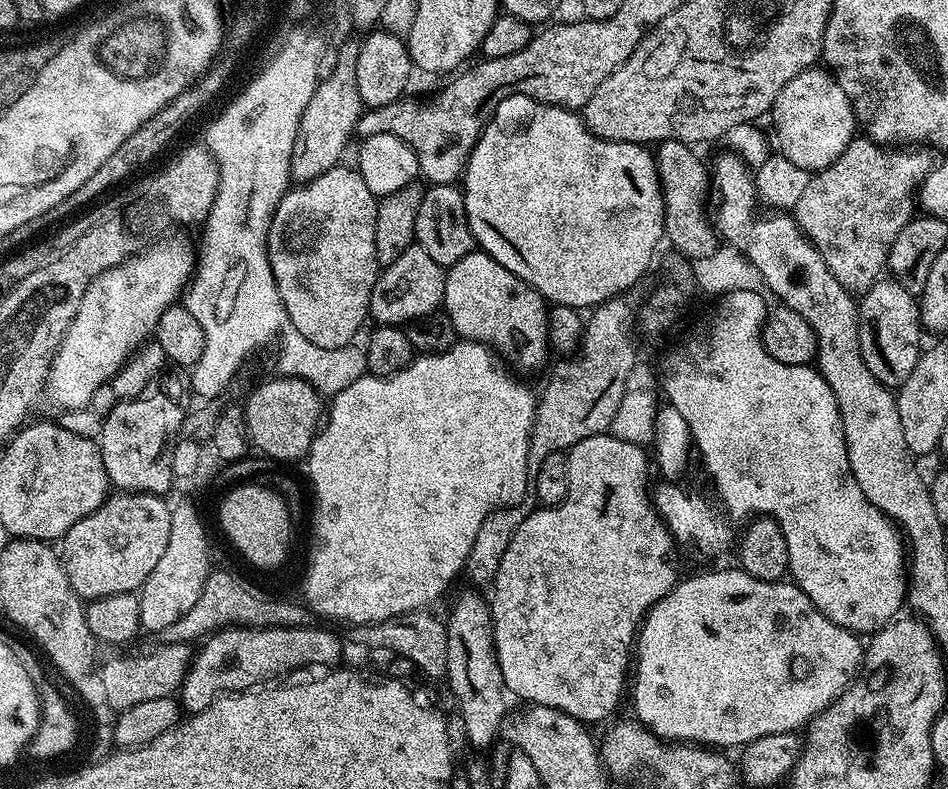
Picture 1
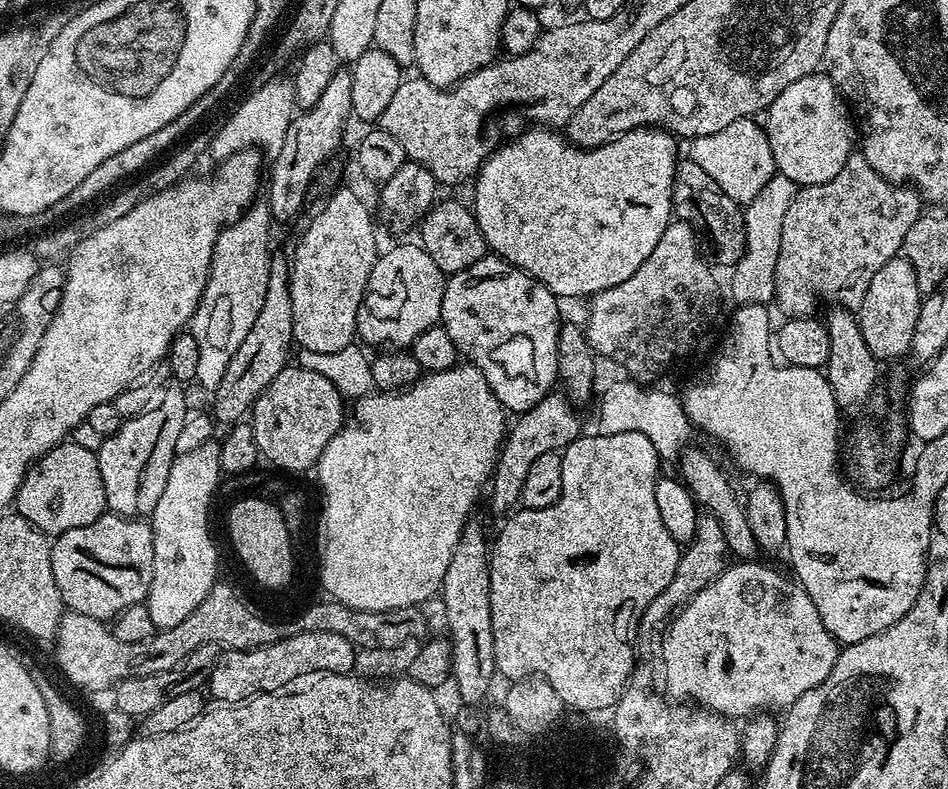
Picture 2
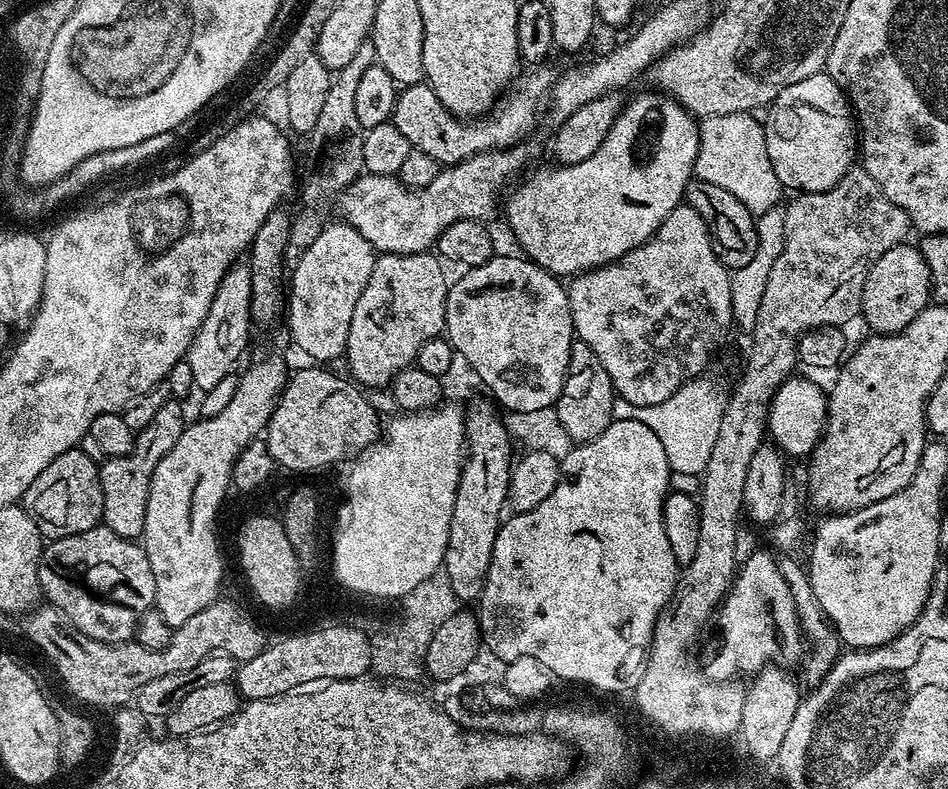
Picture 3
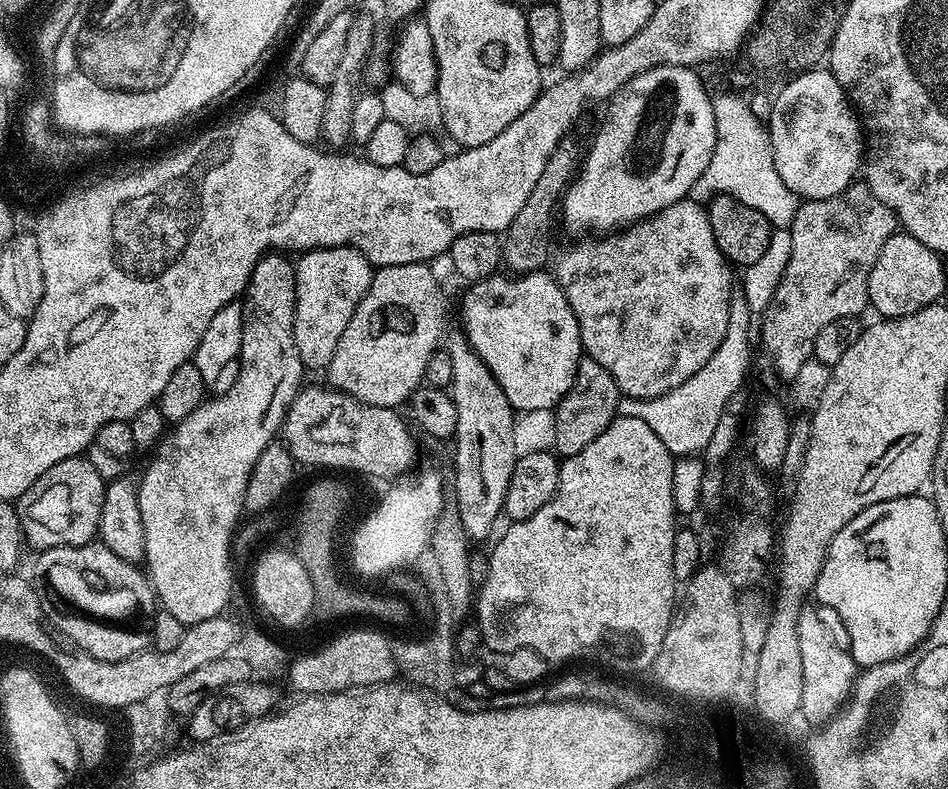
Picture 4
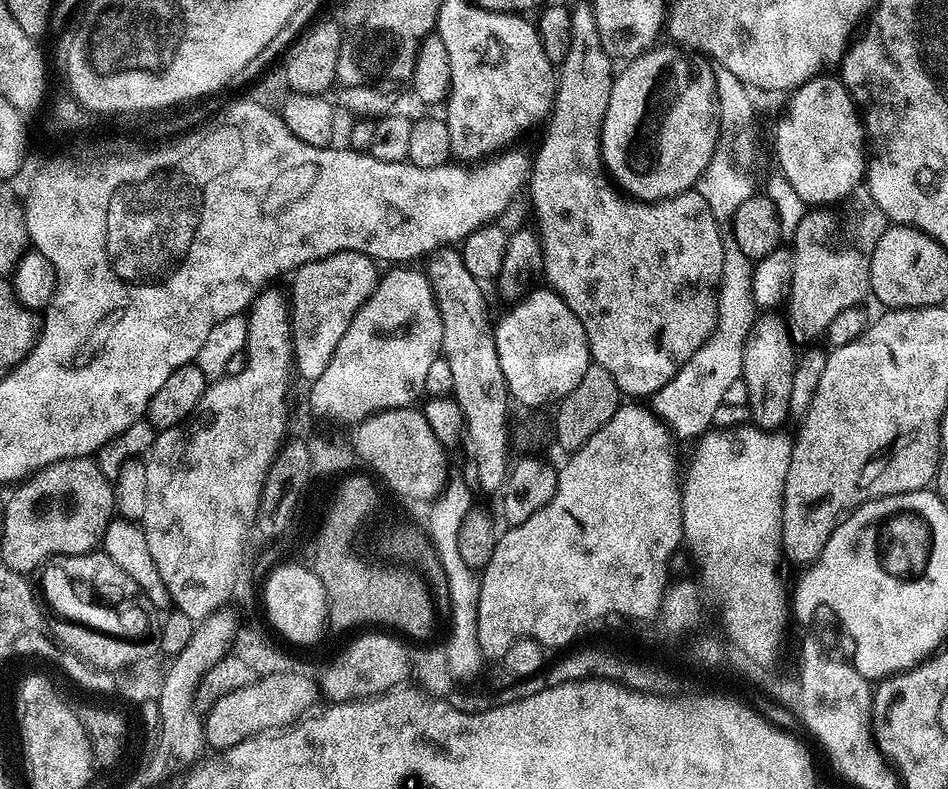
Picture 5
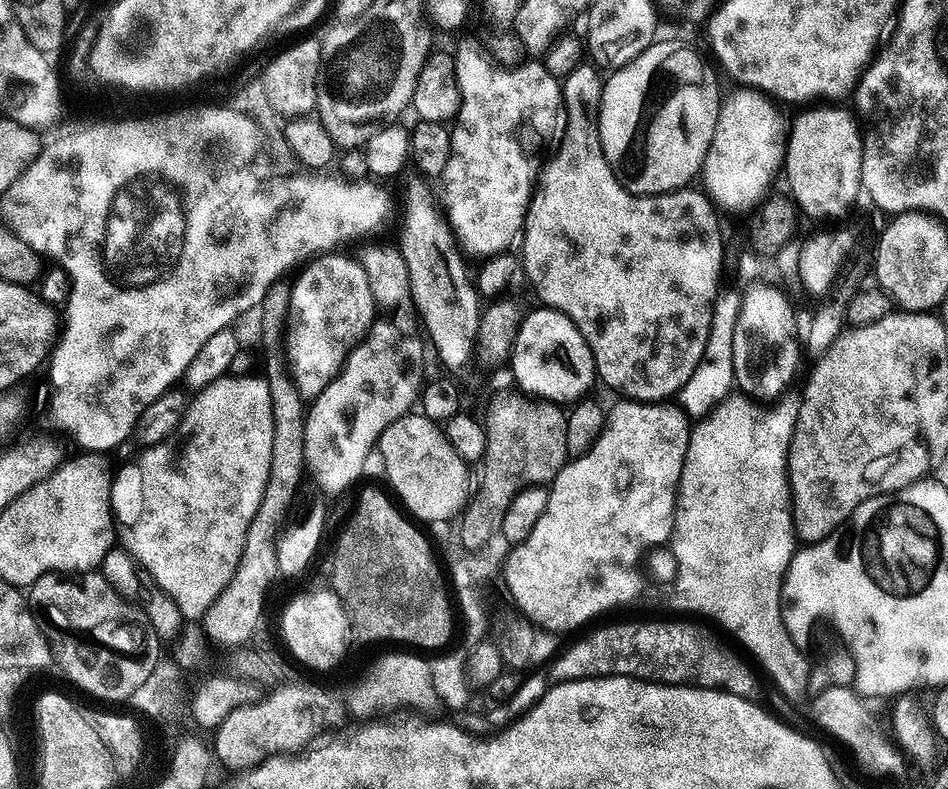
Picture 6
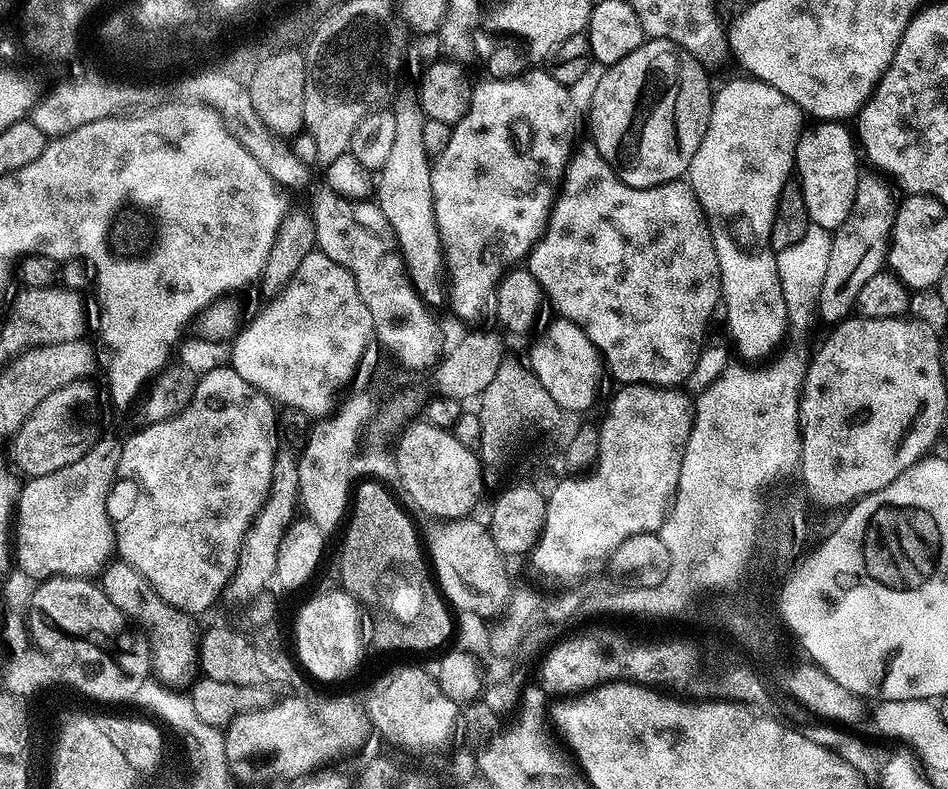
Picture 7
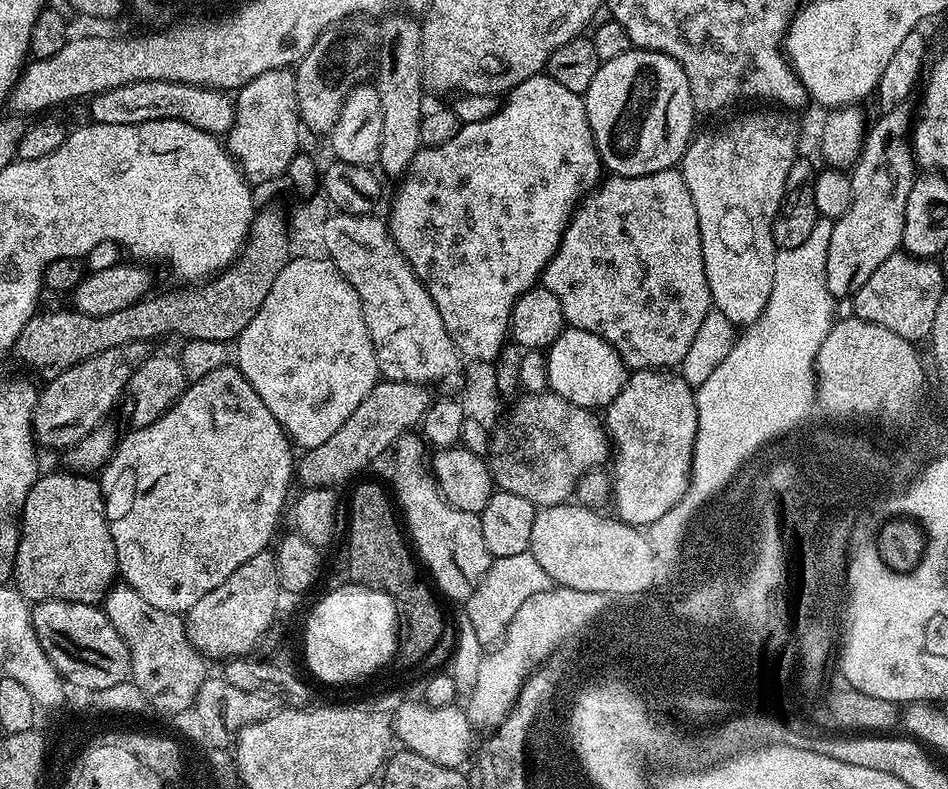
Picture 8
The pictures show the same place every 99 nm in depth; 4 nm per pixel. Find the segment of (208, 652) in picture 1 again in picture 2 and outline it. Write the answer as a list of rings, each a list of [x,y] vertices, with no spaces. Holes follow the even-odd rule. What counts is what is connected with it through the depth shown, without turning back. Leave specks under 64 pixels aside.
[[[299,632],[273,644],[246,650],[221,651],[218,662],[206,685],[212,691],[213,701],[224,706],[241,704],[261,694],[276,694],[287,689],[291,680],[299,676],[312,676],[330,672],[351,673],[356,666],[357,649],[342,634],[325,632]]]

